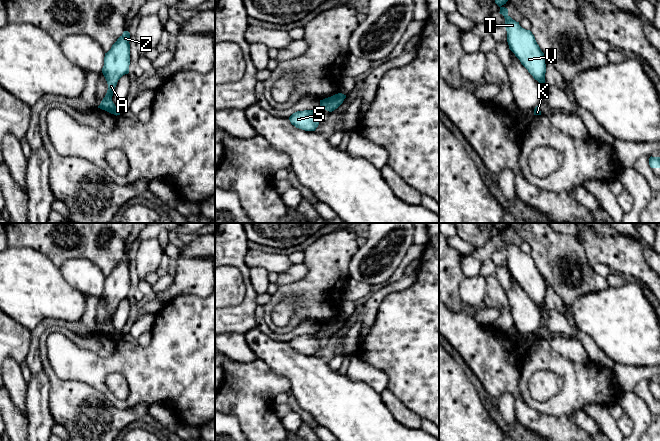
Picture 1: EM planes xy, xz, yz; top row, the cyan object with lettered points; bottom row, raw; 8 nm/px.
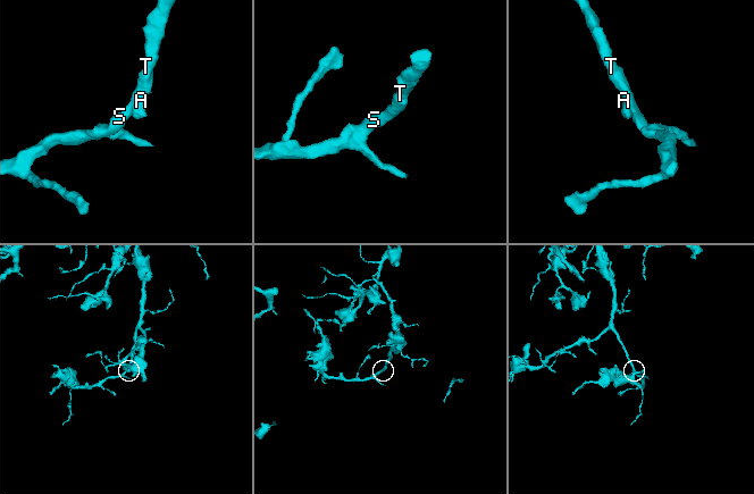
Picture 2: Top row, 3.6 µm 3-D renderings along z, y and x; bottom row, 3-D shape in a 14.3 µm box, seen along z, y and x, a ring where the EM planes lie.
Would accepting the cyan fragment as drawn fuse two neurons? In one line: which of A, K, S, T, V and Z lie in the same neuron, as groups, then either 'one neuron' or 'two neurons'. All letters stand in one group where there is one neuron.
A K S T V Z; one neuron

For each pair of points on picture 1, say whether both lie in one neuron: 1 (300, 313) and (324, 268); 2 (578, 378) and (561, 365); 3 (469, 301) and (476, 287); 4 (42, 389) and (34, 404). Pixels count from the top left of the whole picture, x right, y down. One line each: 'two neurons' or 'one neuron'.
1: one neuron
2: one neuron
3: one neuron
4: one neuron

